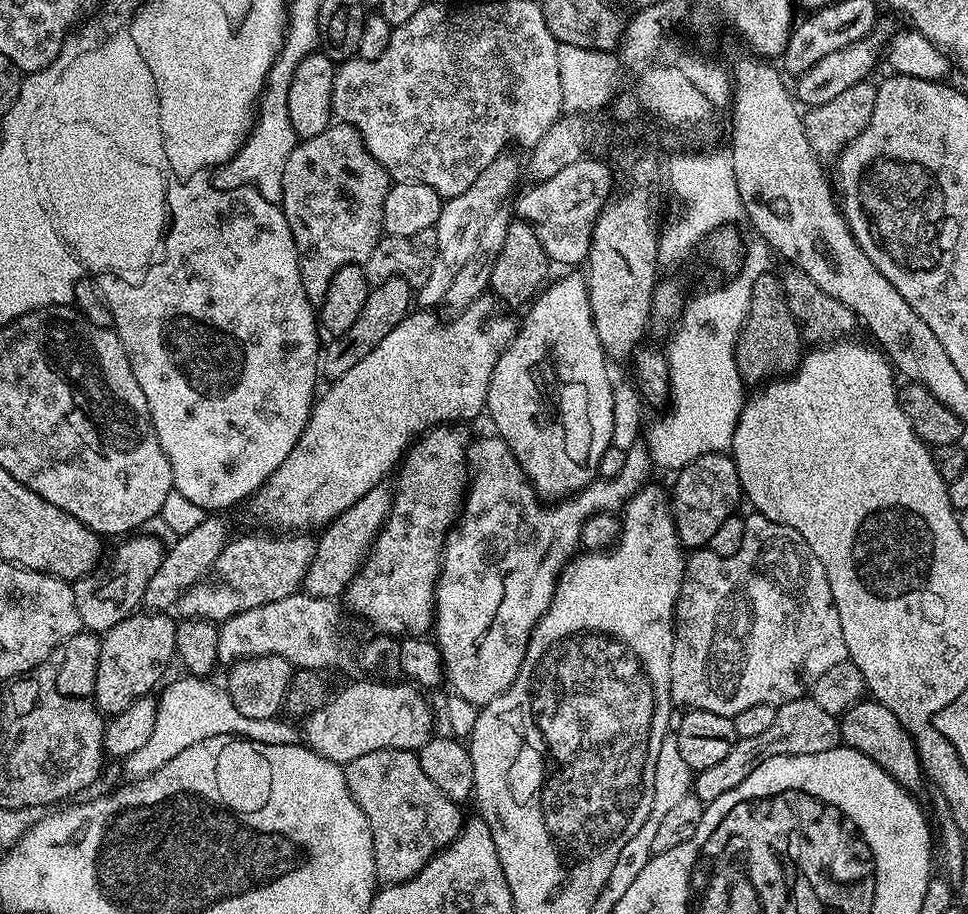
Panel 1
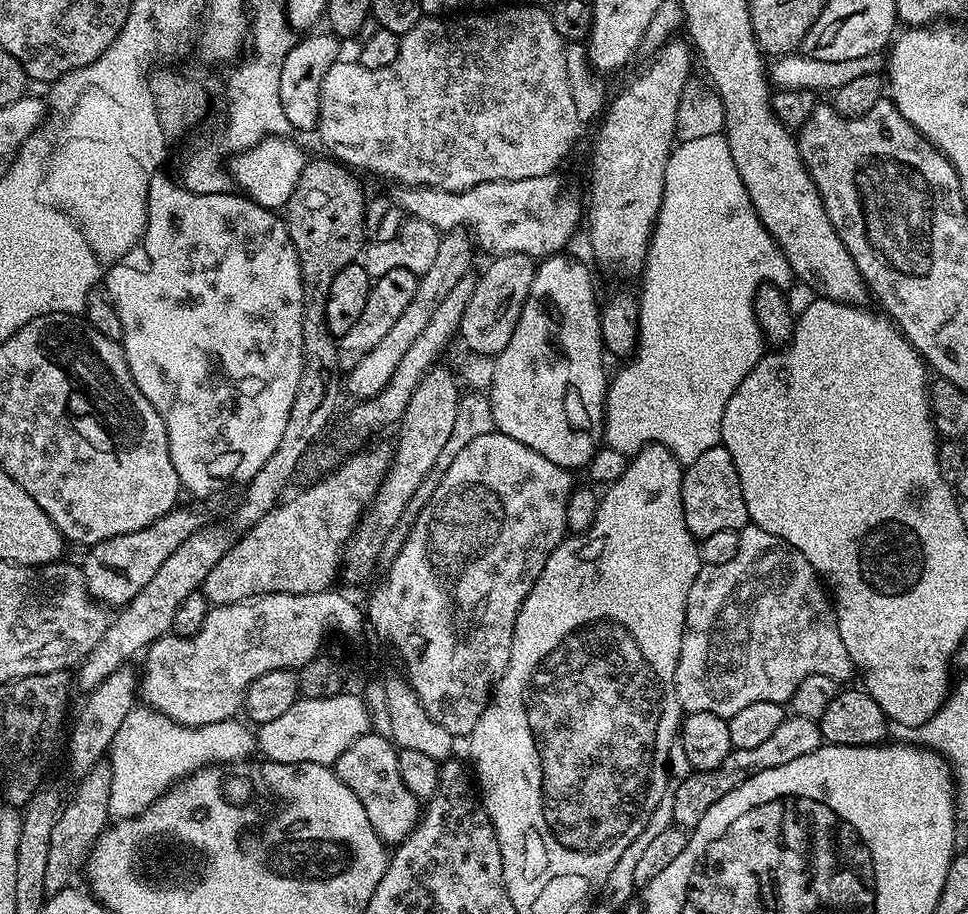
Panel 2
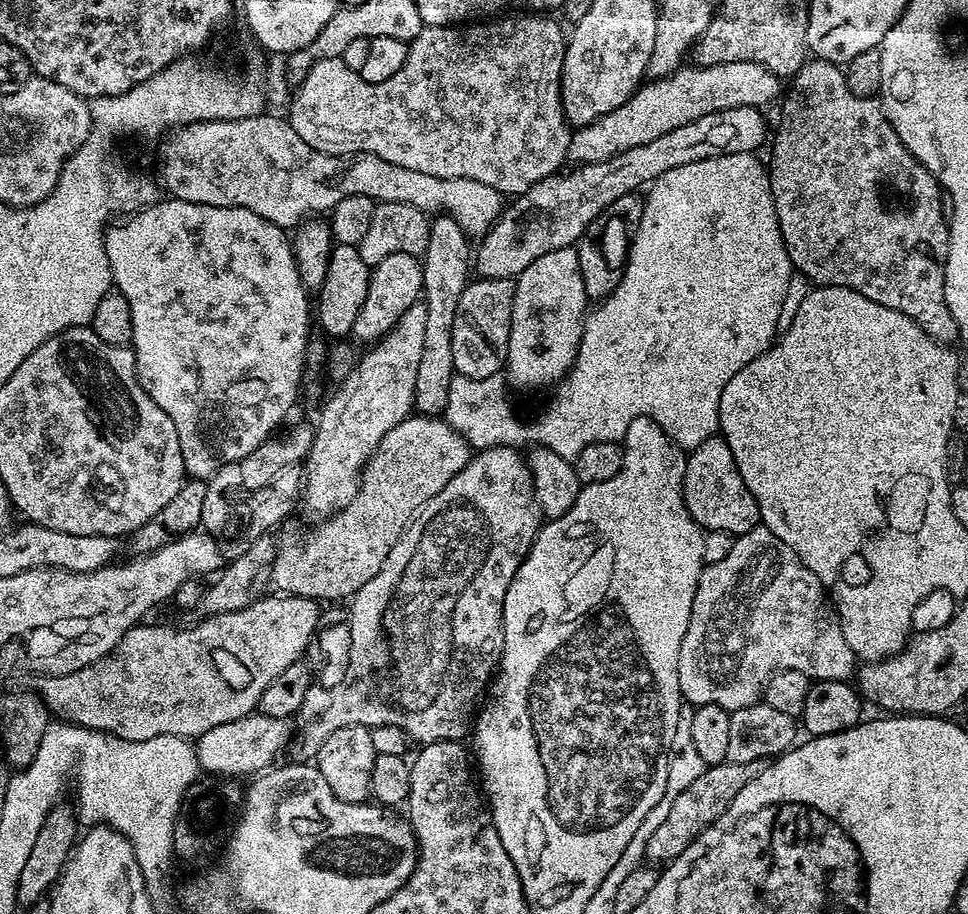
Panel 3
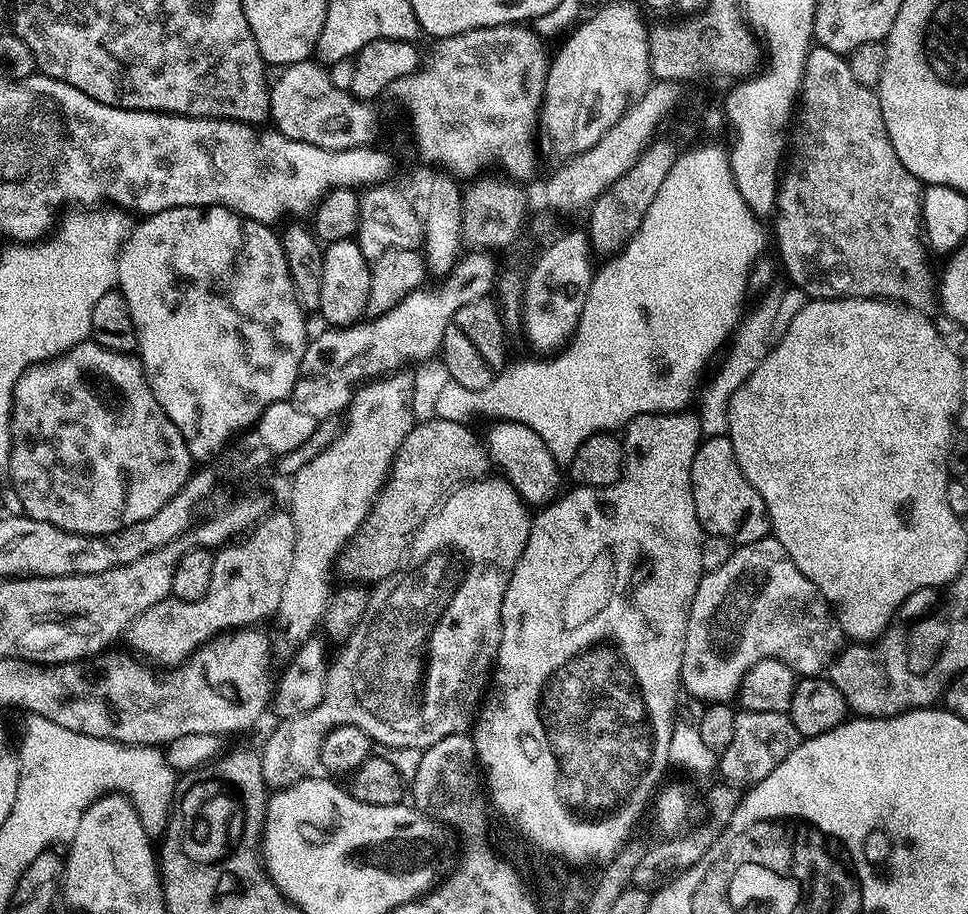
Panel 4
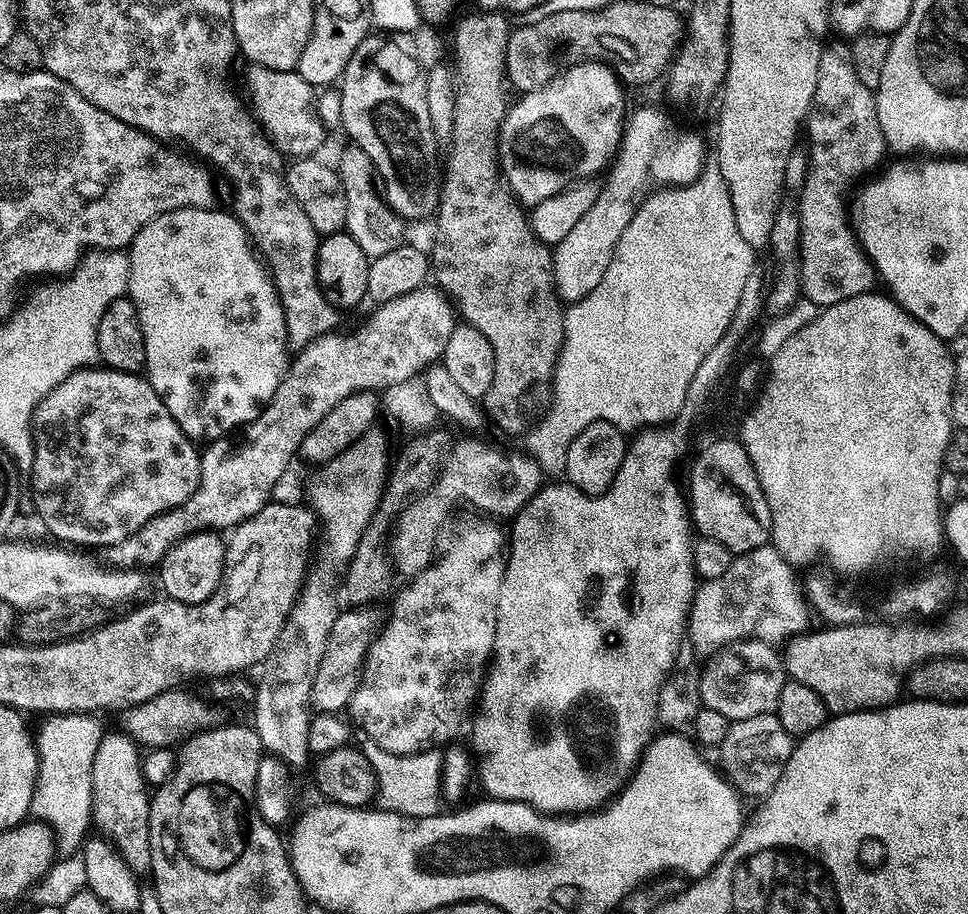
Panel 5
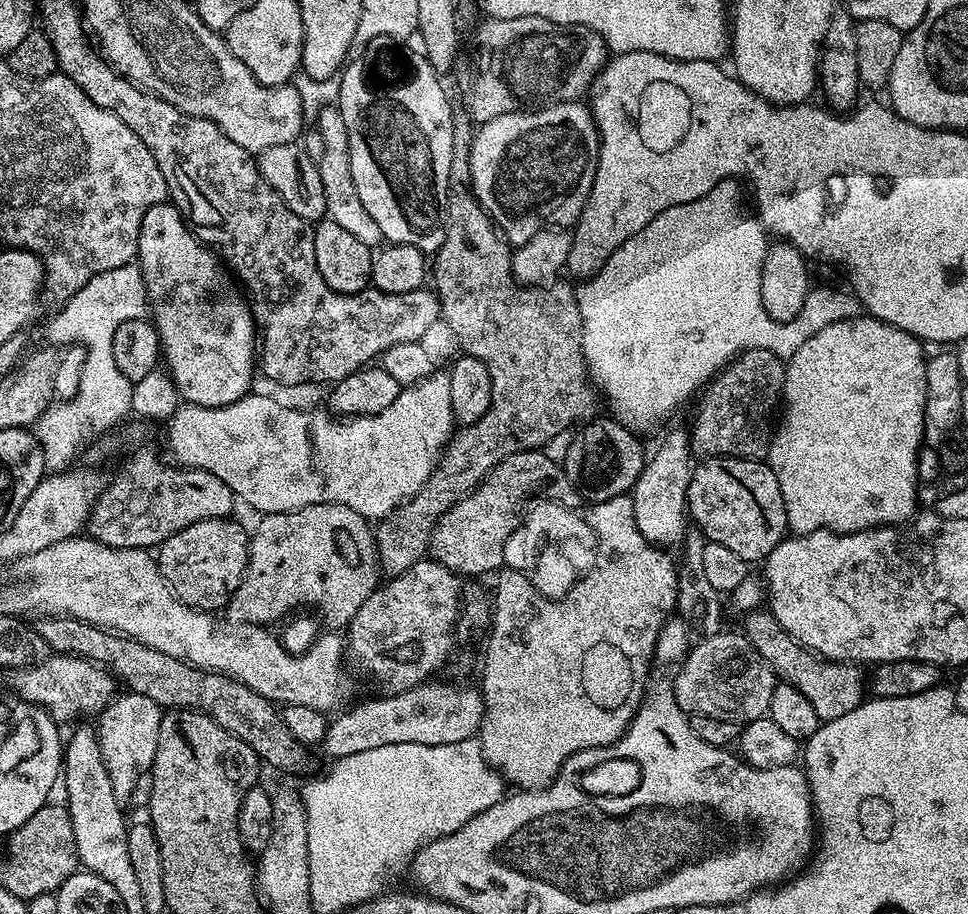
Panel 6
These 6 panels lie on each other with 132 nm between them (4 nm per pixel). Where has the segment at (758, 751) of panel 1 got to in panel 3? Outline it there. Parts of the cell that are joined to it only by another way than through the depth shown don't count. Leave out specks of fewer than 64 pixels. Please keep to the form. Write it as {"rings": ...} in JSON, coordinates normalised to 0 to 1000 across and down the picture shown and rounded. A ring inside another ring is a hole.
{"rings":[[[788,830],[765,836],[749,834],[728,839],[727,846],[713,856],[713,860],[709,860],[709,864],[705,864],[700,873],[696,873],[696,882],[692,882],[689,895],[671,916],[671,921],[667,921],[666,942],[674,947],[686,947],[700,939],[700,934],[705,934],[705,930],[709,930],[713,921],[720,919],[752,885],[754,877],[762,873],[762,864],[767,864],[771,856],[779,856],[779,851],[783,851],[783,847],[787,847],[787,842],[791,842],[793,837],[794,833]]]}

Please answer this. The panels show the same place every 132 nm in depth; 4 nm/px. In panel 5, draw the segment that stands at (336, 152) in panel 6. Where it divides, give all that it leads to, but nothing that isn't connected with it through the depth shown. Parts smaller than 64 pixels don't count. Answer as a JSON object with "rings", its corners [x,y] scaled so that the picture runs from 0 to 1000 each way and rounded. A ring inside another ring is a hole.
{"rings":[[[363,155],[356,159],[351,166],[351,179],[349,178],[353,208],[357,212],[355,248],[362,256],[362,260],[366,260],[370,269],[374,269],[374,278],[378,278],[381,282],[403,278],[403,274],[418,266],[418,242],[414,241],[413,235],[398,222],[396,213],[390,209],[390,197],[385,189],[382,173],[378,173],[378,164]]]}

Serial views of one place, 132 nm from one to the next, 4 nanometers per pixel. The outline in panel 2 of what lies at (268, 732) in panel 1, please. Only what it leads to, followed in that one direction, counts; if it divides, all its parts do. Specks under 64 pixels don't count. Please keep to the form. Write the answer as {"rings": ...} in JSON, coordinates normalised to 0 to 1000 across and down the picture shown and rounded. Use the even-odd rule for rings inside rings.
{"rings":[[[152,772],[136,775],[134,781],[130,781],[130,790],[122,794],[122,803],[114,819],[116,868],[113,889],[120,895],[143,893],[178,859],[186,857],[206,840],[236,834],[231,832],[255,833],[255,827],[265,822],[267,810],[255,791],[247,792],[246,789],[241,786],[197,796],[182,792]]]}

